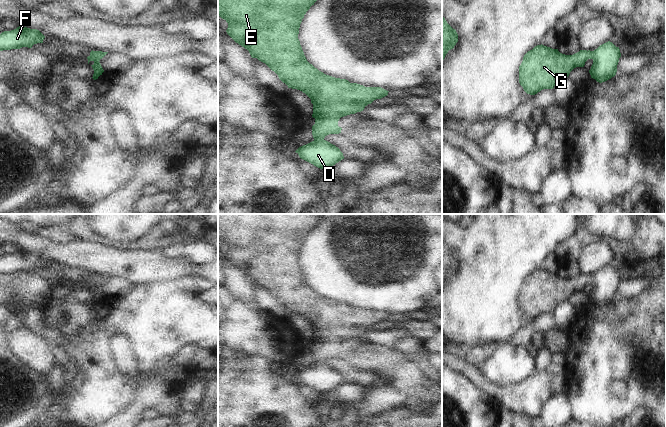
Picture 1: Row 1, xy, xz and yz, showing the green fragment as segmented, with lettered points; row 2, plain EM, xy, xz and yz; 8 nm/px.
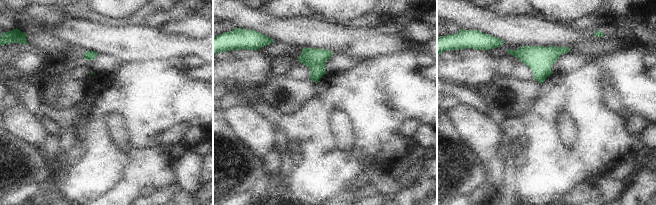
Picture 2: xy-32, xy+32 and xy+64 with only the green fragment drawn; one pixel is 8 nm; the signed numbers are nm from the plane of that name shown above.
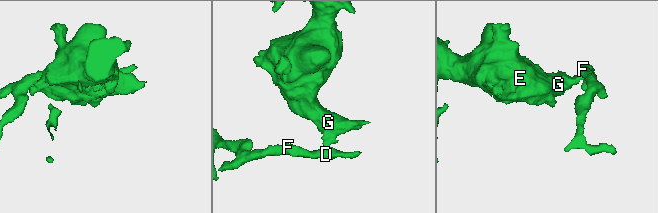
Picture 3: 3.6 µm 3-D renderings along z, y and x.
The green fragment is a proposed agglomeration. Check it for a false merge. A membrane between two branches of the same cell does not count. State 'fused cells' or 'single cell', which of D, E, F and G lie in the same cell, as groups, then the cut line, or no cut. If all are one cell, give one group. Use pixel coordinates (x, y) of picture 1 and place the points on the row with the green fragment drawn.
fused cells | D F / E G | xz (323, 139), (313, 141)

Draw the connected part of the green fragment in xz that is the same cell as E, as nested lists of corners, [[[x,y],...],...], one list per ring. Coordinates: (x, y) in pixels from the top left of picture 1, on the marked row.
[[[218,0],[218,16],[220,16],[222,19],[224,19],[228,23],[228,28],[226,30],[227,34],[236,43],[238,43],[239,45],[247,49],[252,58],[257,58],[259,61],[265,63],[272,71],[274,71],[278,75],[279,79],[283,83],[285,83],[288,86],[288,88],[300,90],[311,99],[311,103],[313,104],[312,117],[315,119],[315,124],[312,126],[312,135],[314,138],[314,142],[320,142],[320,141],[323,141],[324,138],[329,134],[341,133],[342,128],[338,126],[338,121],[341,117],[363,111],[364,108],[368,104],[371,104],[374,100],[381,99],[387,96],[389,91],[381,87],[365,87],[357,83],[350,83],[346,79],[340,79],[340,78],[335,78],[335,77],[326,75],[323,72],[319,71],[317,68],[315,68],[312,64],[310,64],[307,61],[304,55],[304,52],[302,50],[302,47],[300,45],[298,34],[299,34],[300,24],[302,22],[302,19],[304,18],[304,15],[310,9],[310,7],[314,5],[316,1],[317,0]]]

